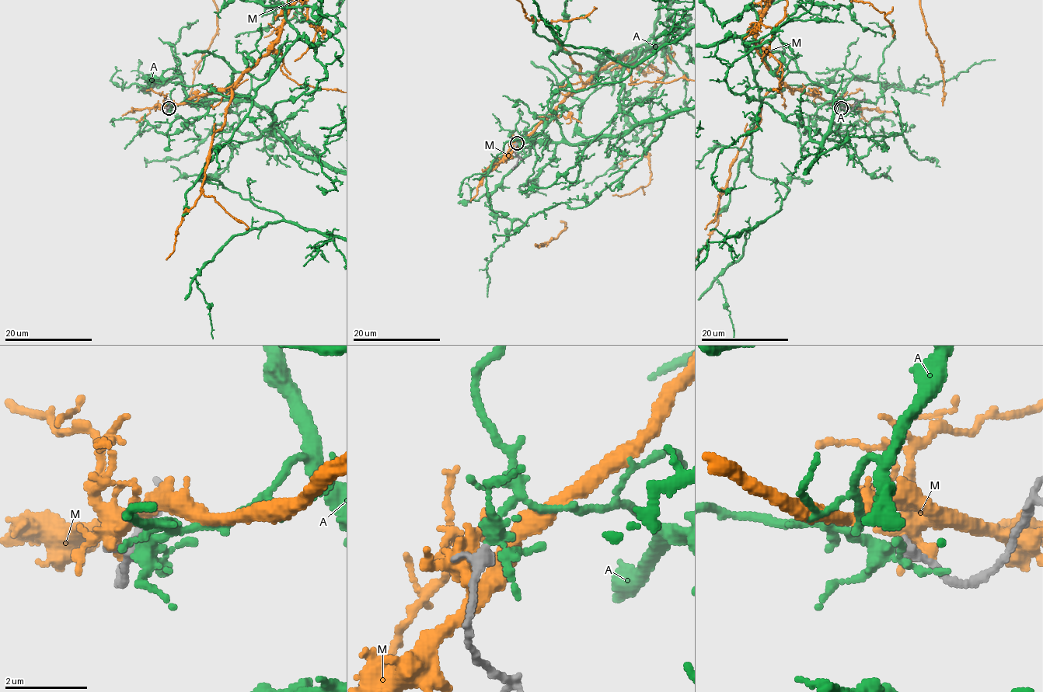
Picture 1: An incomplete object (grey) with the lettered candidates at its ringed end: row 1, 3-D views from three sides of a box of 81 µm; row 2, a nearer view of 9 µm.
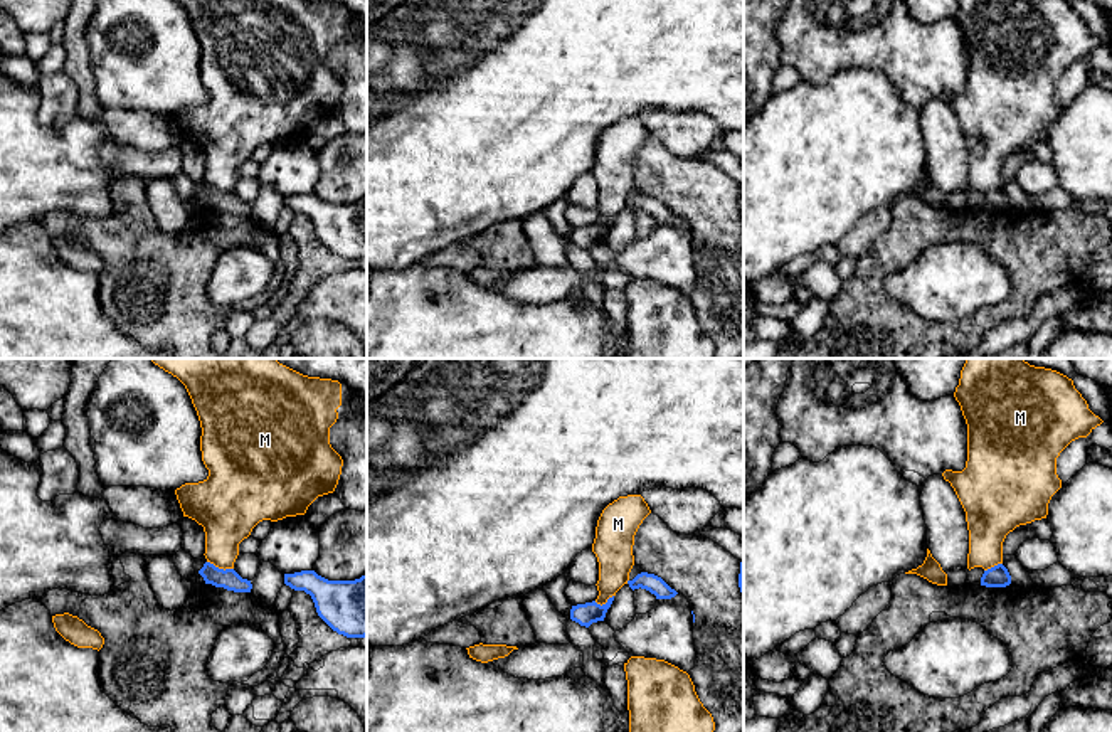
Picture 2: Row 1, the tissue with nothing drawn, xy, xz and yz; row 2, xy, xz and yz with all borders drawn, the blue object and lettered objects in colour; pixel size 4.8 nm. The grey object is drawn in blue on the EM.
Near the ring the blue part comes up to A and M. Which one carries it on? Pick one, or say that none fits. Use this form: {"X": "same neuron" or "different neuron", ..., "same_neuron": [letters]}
{"A": "same neuron", "M": "different neuron", "same_neuron": ["A"]}

